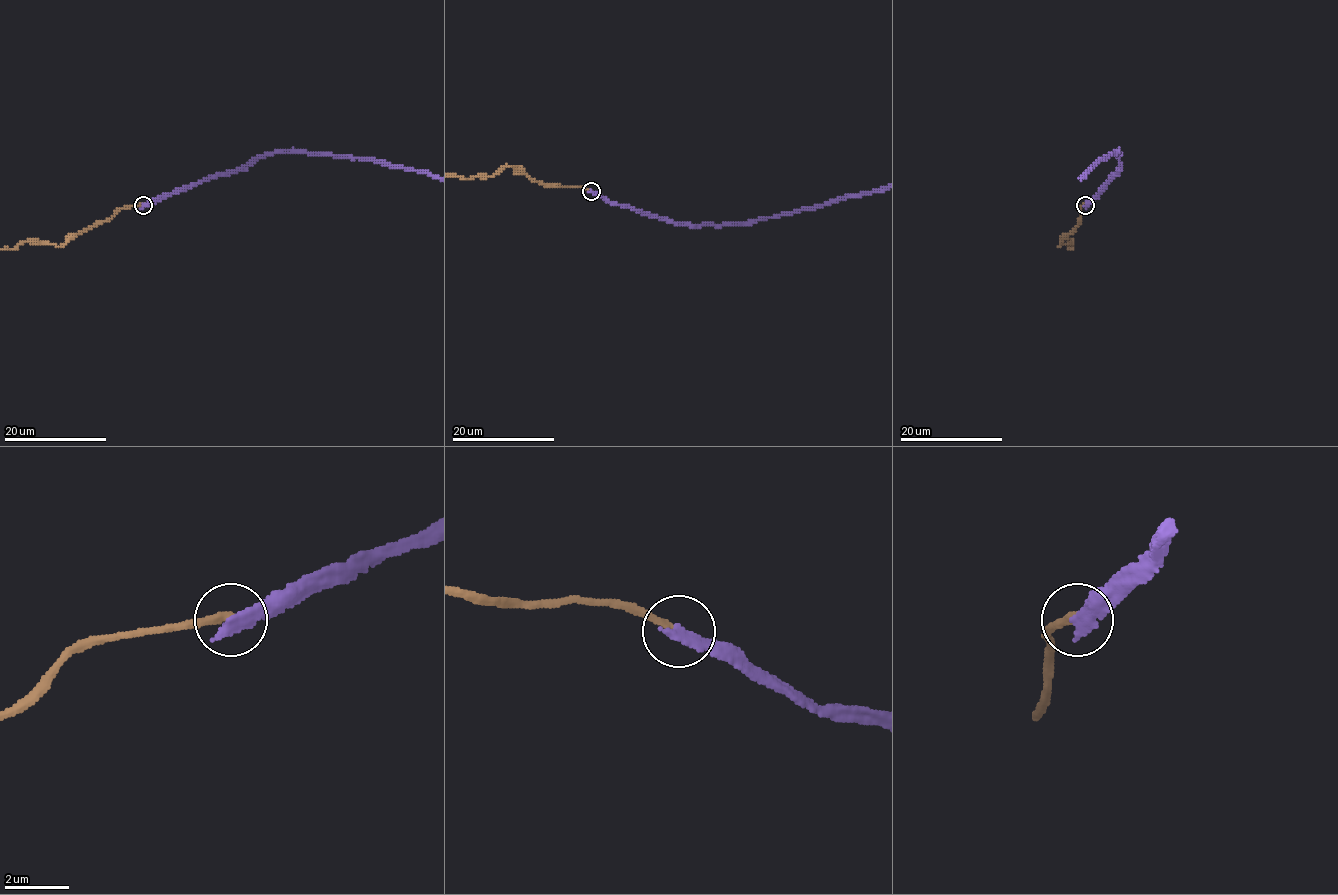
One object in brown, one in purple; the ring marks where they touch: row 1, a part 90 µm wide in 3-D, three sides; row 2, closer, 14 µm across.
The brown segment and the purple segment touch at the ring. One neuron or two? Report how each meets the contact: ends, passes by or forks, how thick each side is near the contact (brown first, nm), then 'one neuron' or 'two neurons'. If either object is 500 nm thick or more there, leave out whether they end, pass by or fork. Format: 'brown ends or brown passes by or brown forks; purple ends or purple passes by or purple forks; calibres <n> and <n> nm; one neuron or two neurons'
brown ends; purple ends; calibres 240 and 400 nm; two neurons

